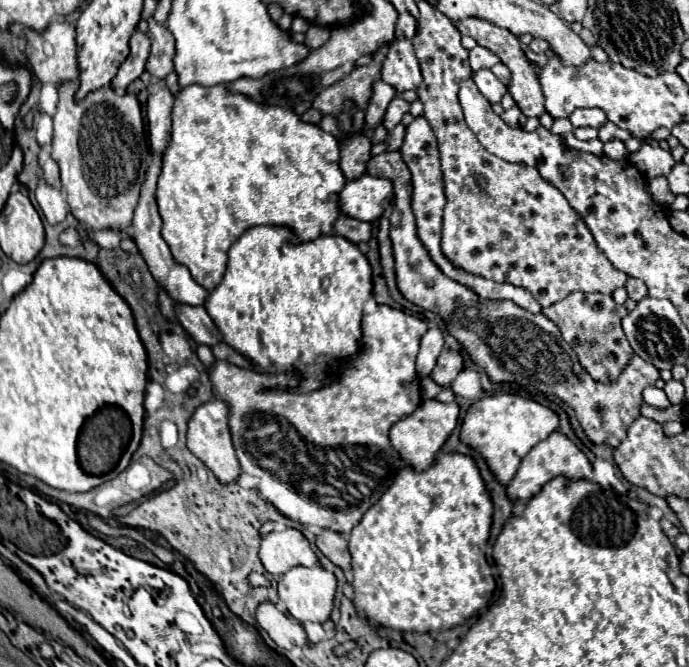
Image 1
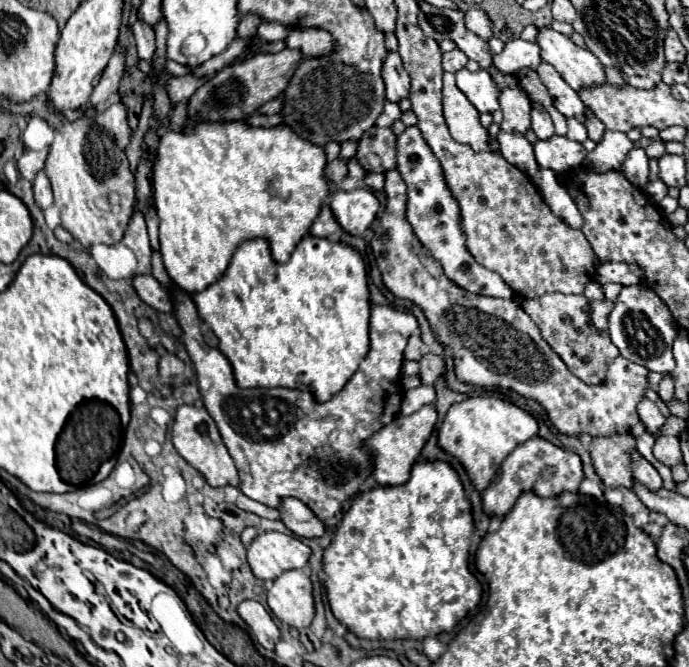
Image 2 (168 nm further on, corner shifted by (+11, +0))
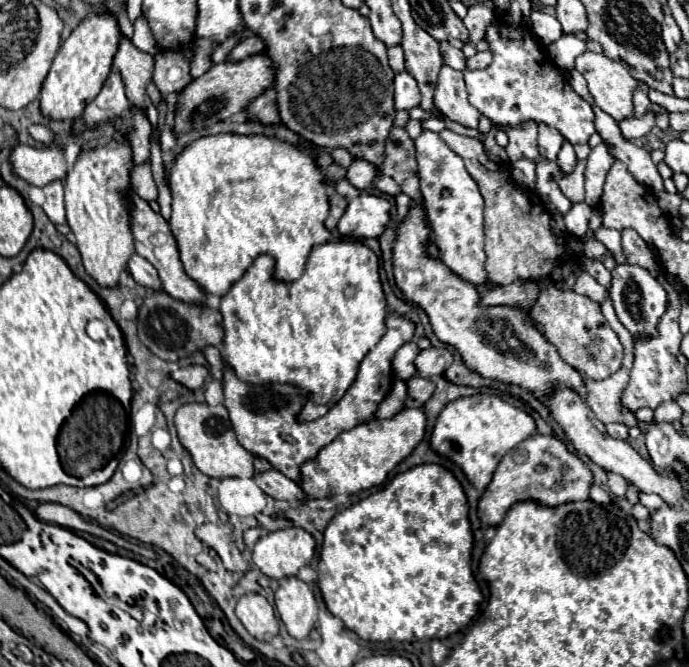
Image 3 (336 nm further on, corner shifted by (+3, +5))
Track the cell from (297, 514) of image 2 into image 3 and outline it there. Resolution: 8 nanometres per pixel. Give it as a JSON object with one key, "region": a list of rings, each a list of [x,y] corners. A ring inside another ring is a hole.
{"region":[[[265,470],[265,472],[257,472],[253,474],[257,486],[269,494],[271,498],[279,498],[279,500],[307,500],[303,490],[299,488],[297,482],[289,480],[287,476],[283,476],[279,470]]]}

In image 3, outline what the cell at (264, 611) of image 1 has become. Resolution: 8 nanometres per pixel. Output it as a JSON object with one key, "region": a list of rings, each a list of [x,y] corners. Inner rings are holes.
{"region":[[[241,596],[235,610],[247,632],[263,642],[271,642],[279,634],[273,606],[263,596]]]}

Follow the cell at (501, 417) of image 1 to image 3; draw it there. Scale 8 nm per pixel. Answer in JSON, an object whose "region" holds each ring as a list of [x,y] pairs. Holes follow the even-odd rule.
{"region":[[[475,394],[449,402],[443,408],[433,426],[429,448],[453,460],[463,470],[473,488],[483,492],[493,478],[499,460],[531,434],[535,434],[535,422],[527,412],[507,404],[501,398]]]}

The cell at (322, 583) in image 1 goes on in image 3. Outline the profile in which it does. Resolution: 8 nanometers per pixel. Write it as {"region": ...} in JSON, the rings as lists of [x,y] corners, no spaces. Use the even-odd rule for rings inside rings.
{"region":[[[295,576],[279,584],[279,590],[275,592],[275,608],[289,636],[295,640],[305,640],[317,622],[315,596],[311,588]]]}

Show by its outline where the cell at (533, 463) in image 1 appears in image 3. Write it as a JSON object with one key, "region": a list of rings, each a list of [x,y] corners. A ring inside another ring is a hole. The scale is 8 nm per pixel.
{"region":[[[533,434],[501,458],[489,486],[479,498],[477,516],[481,524],[497,526],[515,502],[533,500],[539,506],[553,508],[567,502],[587,500],[591,484],[593,484],[593,474],[587,468],[587,464],[577,454],[569,452],[559,438]]]}

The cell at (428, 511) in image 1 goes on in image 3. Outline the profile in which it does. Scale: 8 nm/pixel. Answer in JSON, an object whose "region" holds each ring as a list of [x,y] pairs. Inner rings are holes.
{"region":[[[421,464],[397,474],[383,490],[333,516],[319,554],[317,584],[327,610],[363,640],[413,642],[447,638],[471,622],[483,600],[471,574],[471,548],[469,506],[461,484],[443,466]]]}

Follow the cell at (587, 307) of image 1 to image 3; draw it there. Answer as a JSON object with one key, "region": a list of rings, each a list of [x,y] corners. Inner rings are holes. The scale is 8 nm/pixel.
{"region":[[[553,286],[541,290],[537,298],[537,306],[533,306],[533,318],[543,330],[545,338],[557,348],[561,358],[571,364],[581,374],[603,380],[615,374],[623,362],[623,344],[619,342],[617,334],[607,324],[605,316],[601,314],[601,306],[573,290],[559,292]]]}

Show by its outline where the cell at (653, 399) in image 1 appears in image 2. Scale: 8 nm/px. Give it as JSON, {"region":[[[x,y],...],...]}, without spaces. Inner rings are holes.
{"region":[[[643,397],[643,399],[639,401],[637,411],[639,411],[639,417],[641,417],[641,421],[645,423],[645,427],[647,427],[649,433],[655,433],[655,431],[665,423],[665,417],[661,415],[659,407],[657,407],[651,399],[647,399],[647,397]]]}

